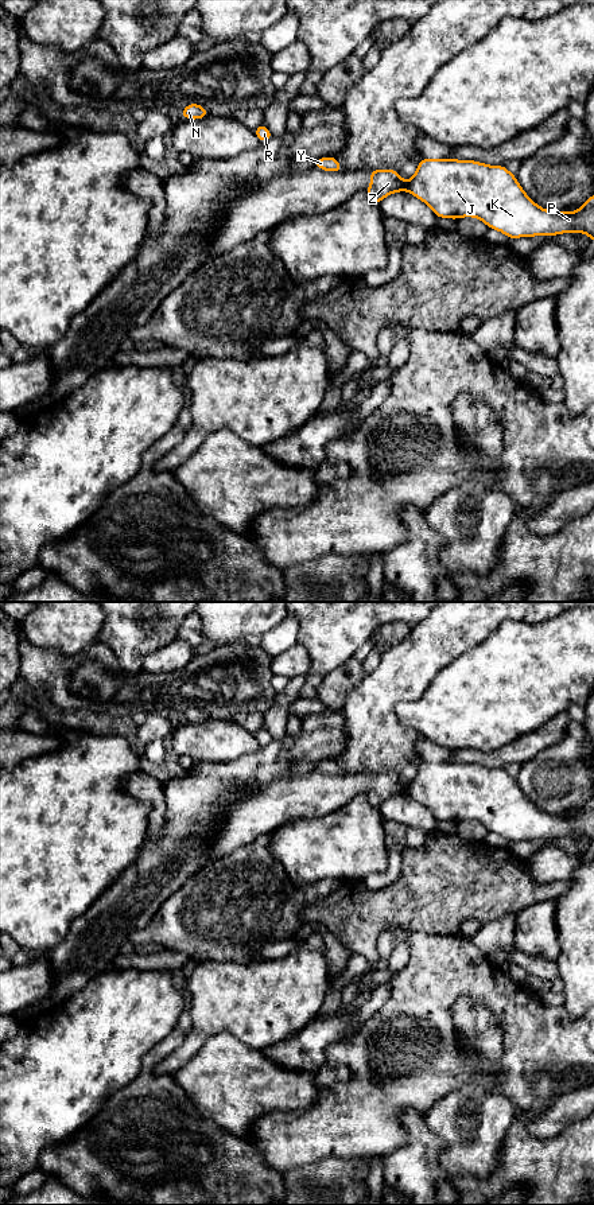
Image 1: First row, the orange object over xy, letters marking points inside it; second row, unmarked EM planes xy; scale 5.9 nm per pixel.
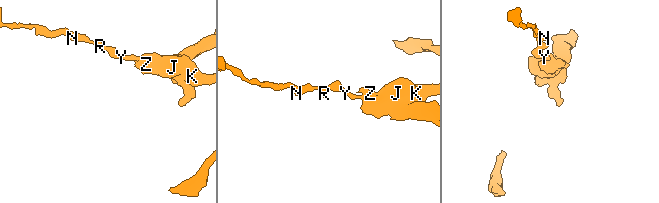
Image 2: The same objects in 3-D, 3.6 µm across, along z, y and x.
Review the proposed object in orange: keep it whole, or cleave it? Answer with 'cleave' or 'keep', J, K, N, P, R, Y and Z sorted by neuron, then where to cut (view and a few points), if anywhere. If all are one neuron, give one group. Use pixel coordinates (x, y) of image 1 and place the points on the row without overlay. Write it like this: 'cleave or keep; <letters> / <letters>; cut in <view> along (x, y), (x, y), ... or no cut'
cleave; J K N P R Y / Z; cut in xy along (407, 785), (408, 793)

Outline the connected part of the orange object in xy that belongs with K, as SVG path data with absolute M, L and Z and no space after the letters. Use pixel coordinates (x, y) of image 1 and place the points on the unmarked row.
M422 762L408 785L408 794L424 805L438 821L480 821L489 832L512 841L585 836L594 843L594 797L572 816L550 815L535 806L505 769L475 763Z

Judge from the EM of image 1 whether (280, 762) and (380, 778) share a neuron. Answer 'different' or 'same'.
different

